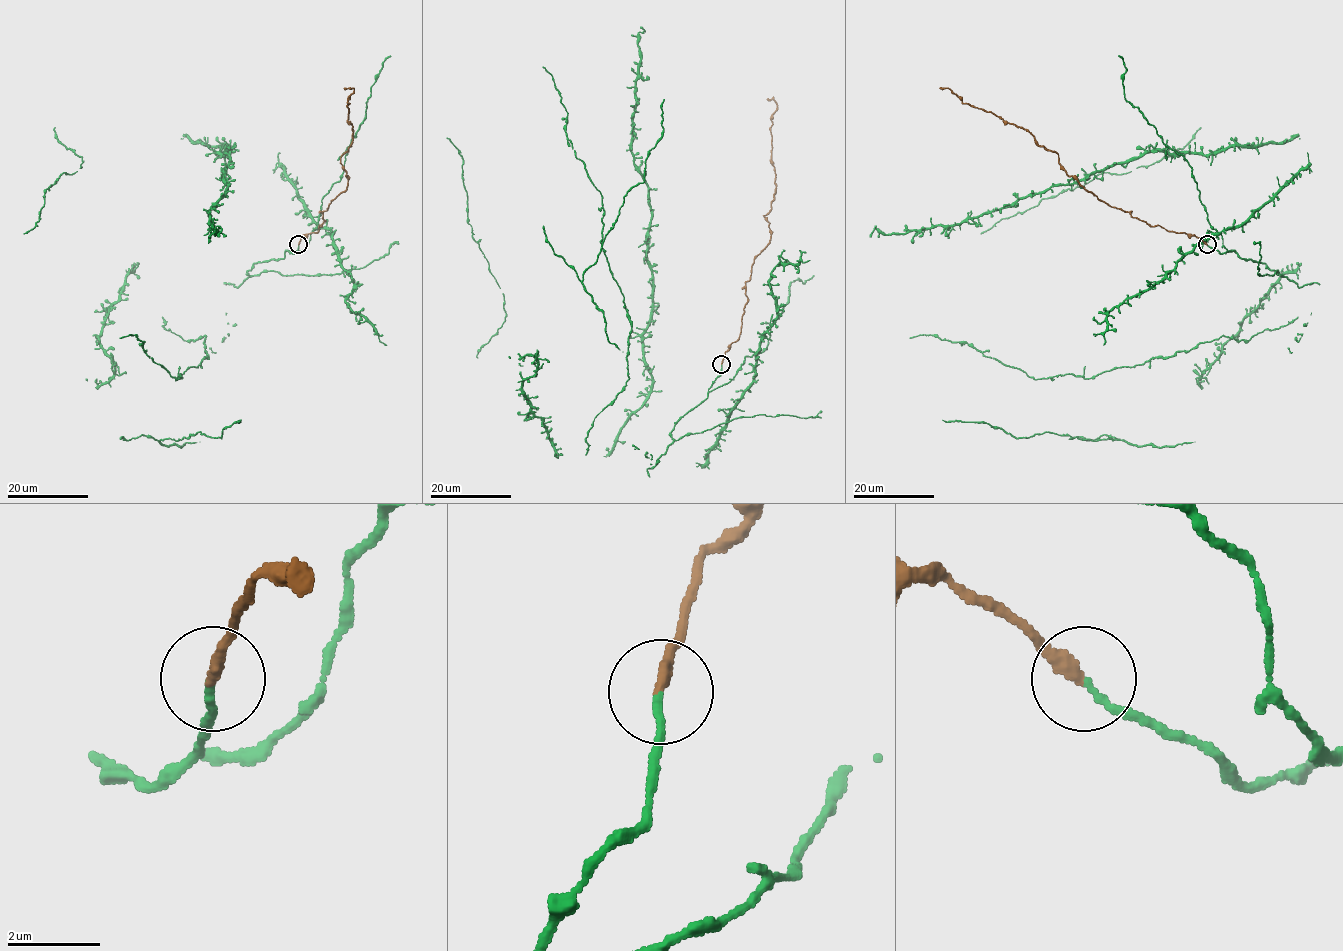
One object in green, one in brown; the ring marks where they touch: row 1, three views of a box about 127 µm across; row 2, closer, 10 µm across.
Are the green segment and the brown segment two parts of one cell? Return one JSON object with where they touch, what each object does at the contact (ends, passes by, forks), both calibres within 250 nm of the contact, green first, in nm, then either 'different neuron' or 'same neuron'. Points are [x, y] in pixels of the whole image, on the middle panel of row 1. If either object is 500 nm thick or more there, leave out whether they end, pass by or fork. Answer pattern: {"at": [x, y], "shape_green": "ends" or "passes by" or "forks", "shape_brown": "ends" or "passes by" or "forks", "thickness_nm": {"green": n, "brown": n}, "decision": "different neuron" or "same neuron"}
{"at": [721, 364], "shape_green": "ends", "shape_brown": "ends", "thickness_nm": {"green": 140, "brown": 280}, "decision": "same neuron"}

